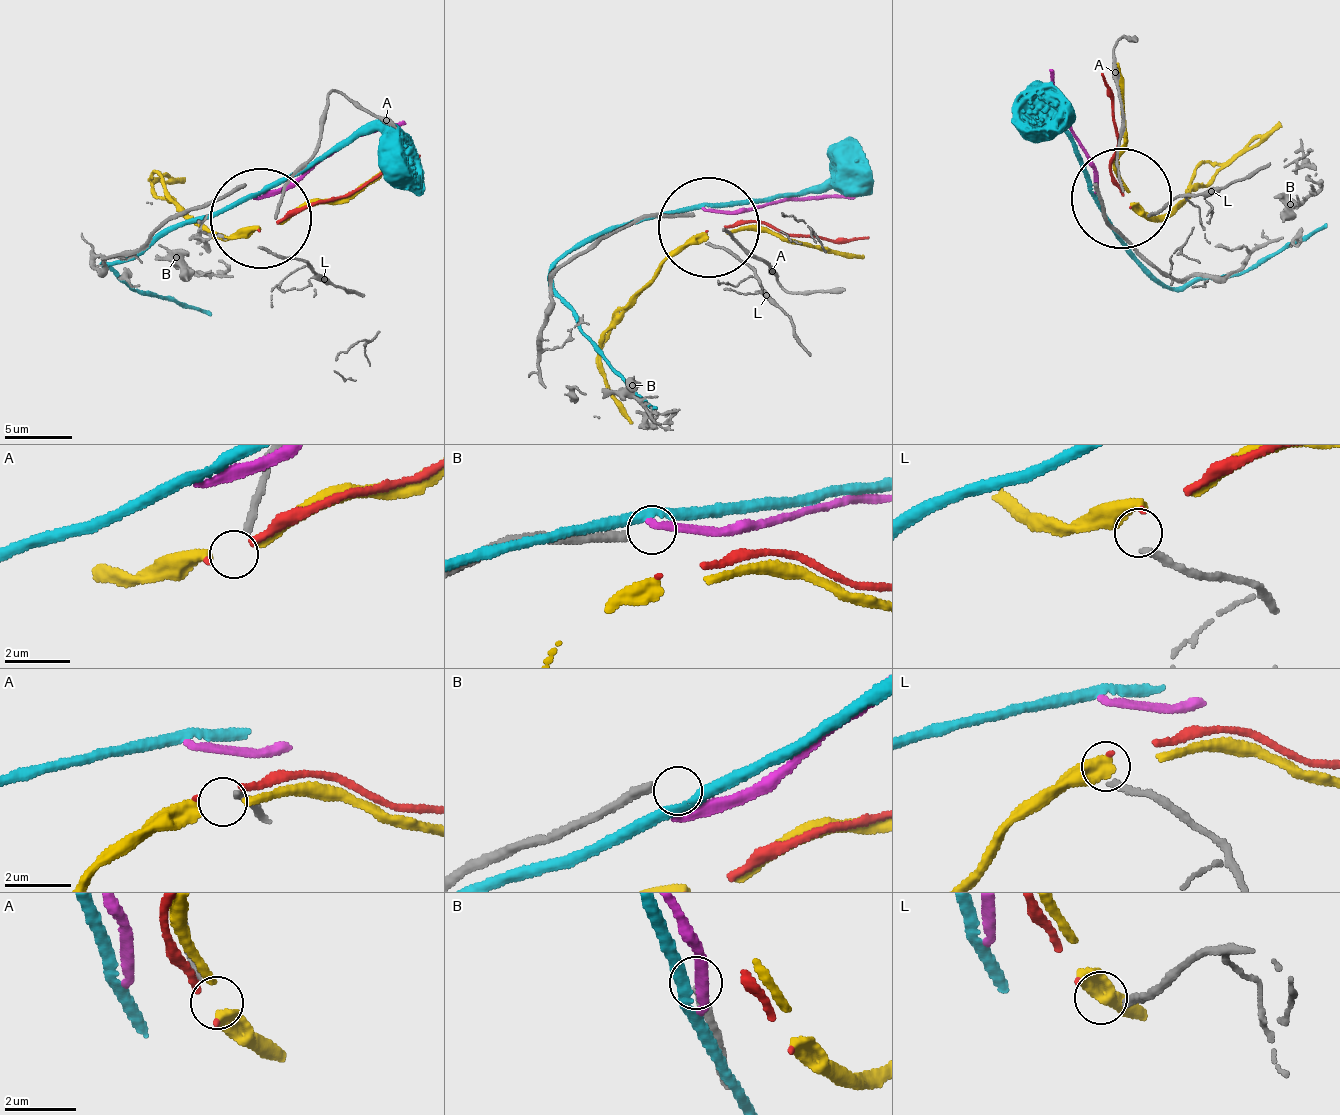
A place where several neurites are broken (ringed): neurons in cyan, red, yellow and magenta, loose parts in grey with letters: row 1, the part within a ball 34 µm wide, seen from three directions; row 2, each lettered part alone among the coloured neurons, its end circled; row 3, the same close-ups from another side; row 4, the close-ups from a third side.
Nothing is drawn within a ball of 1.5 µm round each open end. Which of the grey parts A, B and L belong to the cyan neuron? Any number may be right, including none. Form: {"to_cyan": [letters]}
{"to_cyan": []}

